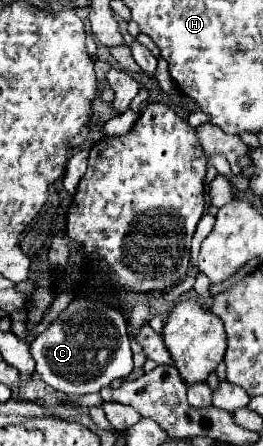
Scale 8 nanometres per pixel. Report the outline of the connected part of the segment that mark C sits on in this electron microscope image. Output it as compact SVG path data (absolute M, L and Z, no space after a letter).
M84 298L72 300L54 324L38 340L30 342L30 354L36 360L36 372L46 384L72 396L100 392L102 386L110 386L112 380L128 376L134 368L124 314L110 304Z

